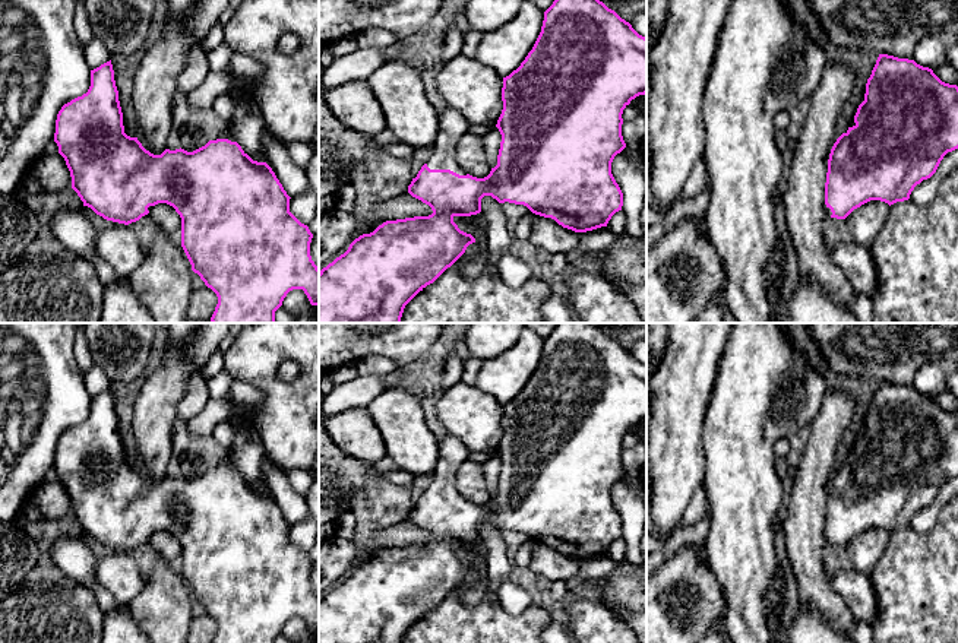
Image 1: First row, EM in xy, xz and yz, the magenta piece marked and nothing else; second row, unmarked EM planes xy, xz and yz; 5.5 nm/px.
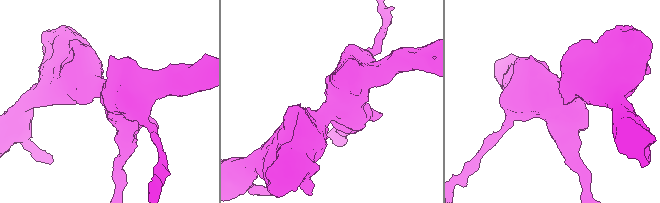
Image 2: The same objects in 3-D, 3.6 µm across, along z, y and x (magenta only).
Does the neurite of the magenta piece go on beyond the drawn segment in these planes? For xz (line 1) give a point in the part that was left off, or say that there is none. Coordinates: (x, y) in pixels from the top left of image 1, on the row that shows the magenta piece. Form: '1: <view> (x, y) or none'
1: xz (452, 126)

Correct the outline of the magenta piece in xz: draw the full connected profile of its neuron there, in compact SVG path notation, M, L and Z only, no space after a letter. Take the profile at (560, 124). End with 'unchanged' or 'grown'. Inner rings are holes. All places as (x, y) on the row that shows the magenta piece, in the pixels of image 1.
M554 0L553 4L544 12L541 32L521 66L509 76L503 77L502 101L503 110L497 120L496 127L502 134L500 149L497 155L497 165L491 168L490 174L484 178L477 178L467 174L456 162L456 146L459 140L468 133L468 121L452 107L446 105L445 111L439 115L439 132L434 145L430 148L430 156L412 178L408 186L408 193L429 205L433 210L429 216L414 216L396 221L386 221L379 225L373 232L363 234L355 238L348 250L336 257L332 263L319 272L319 323L401 323L405 305L427 285L433 284L448 267L450 267L467 250L475 243L471 234L458 228L453 222L455 216L471 216L481 212L481 199L491 196L499 203L515 203L527 206L532 213L551 218L563 228L575 232L587 232L601 227L607 227L611 216L622 210L623 193L611 174L611 162L620 153L626 143L622 136L623 110L639 95L646 94L646 38L639 35L629 22L622 19L614 10L608 9L600 0Z; grown

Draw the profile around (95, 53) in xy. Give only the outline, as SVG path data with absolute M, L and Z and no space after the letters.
M92 37L91 42L85 47L85 61L91 70L110 61L111 56L104 42L97 37Z

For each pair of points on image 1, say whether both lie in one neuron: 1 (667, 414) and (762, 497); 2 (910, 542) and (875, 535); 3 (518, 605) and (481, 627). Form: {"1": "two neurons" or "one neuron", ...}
{"1": "two neurons", "2": "two neurons", "3": "two neurons"}

